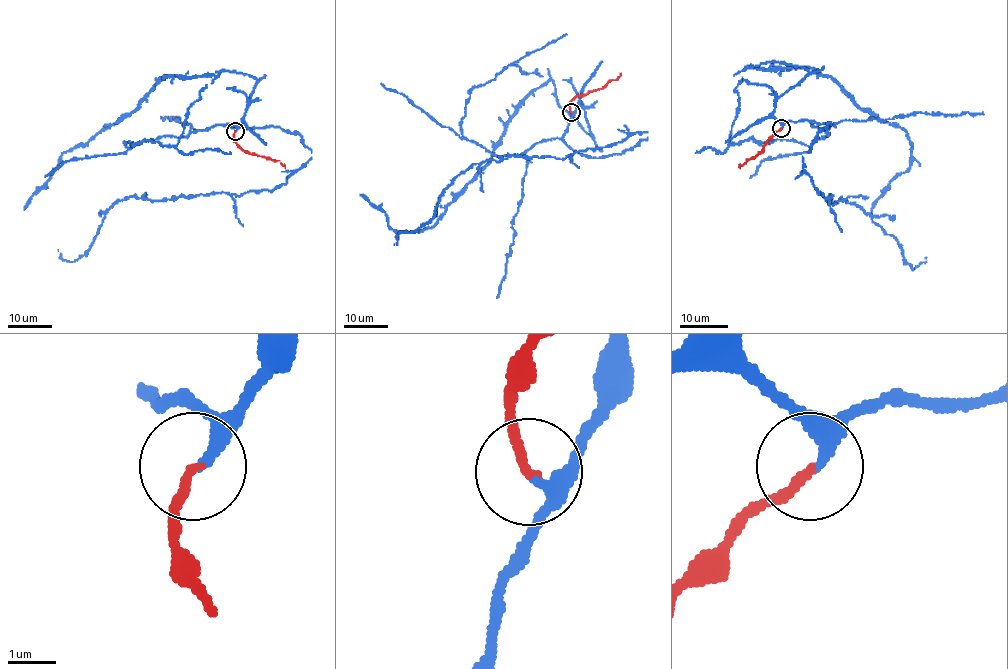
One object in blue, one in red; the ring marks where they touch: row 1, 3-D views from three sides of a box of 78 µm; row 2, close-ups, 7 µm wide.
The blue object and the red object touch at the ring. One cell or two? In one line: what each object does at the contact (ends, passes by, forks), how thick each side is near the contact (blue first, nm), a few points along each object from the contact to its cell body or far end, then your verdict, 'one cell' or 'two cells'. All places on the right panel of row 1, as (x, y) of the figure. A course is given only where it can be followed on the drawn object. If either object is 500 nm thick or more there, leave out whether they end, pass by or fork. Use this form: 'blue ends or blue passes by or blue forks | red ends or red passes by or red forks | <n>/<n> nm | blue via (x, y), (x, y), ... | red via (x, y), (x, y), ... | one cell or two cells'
blue ends | red ends | 280/200 nm | blue via (782, 127), (831, 124), (802, 156), (803, 171), (825, 198), (855, 203), (895, 238), (913, 270), (925, 257) | red via (781, 127), (755, 156), (738, 167) | one cell

